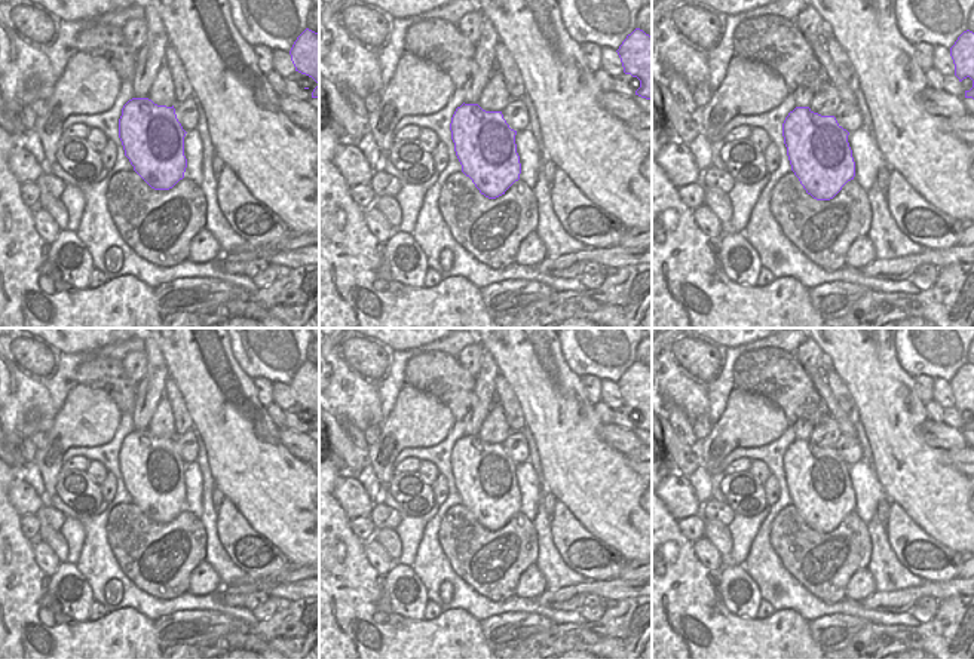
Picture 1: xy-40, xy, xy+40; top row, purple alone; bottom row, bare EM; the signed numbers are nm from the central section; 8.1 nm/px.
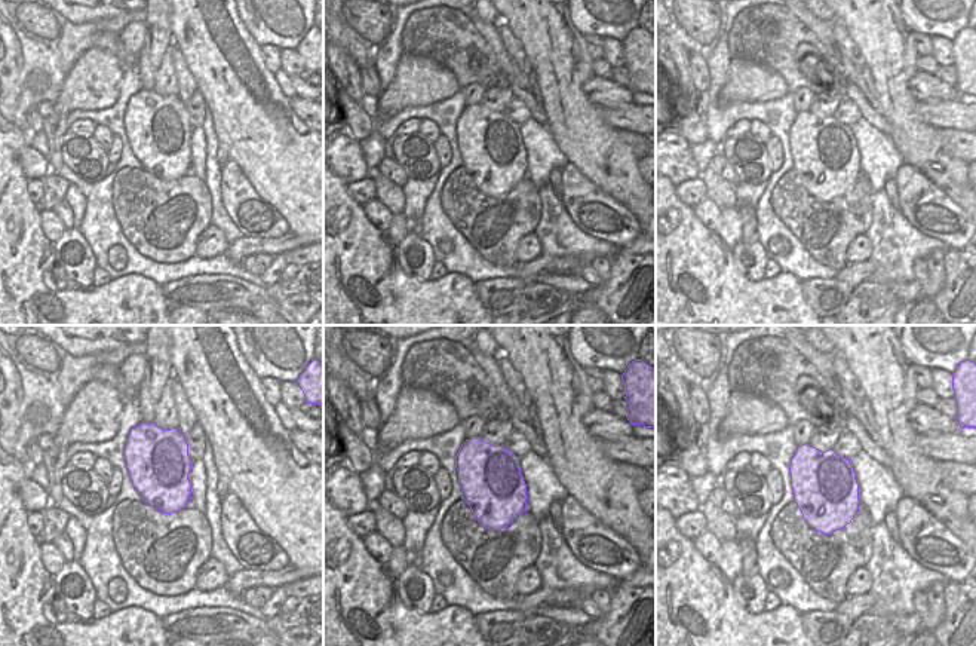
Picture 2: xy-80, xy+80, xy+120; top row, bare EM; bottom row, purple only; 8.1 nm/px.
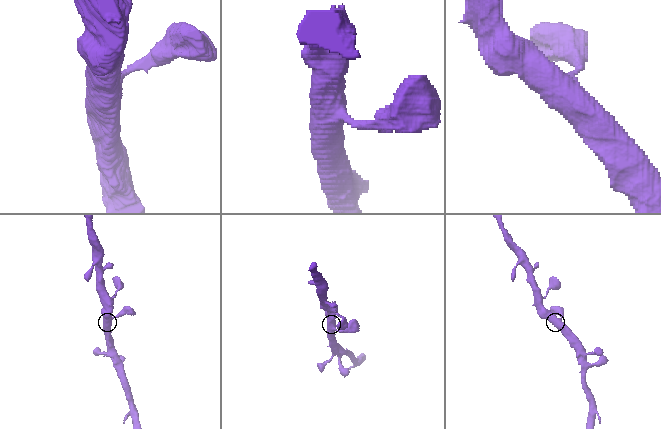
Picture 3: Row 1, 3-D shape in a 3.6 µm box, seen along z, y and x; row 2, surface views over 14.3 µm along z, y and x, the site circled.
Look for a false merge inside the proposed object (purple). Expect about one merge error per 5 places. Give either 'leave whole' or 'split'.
leave whole

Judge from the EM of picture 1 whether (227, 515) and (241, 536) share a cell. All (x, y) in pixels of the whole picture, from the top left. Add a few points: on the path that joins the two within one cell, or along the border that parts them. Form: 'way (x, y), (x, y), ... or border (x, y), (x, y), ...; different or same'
way (229, 520), (236, 532); same

